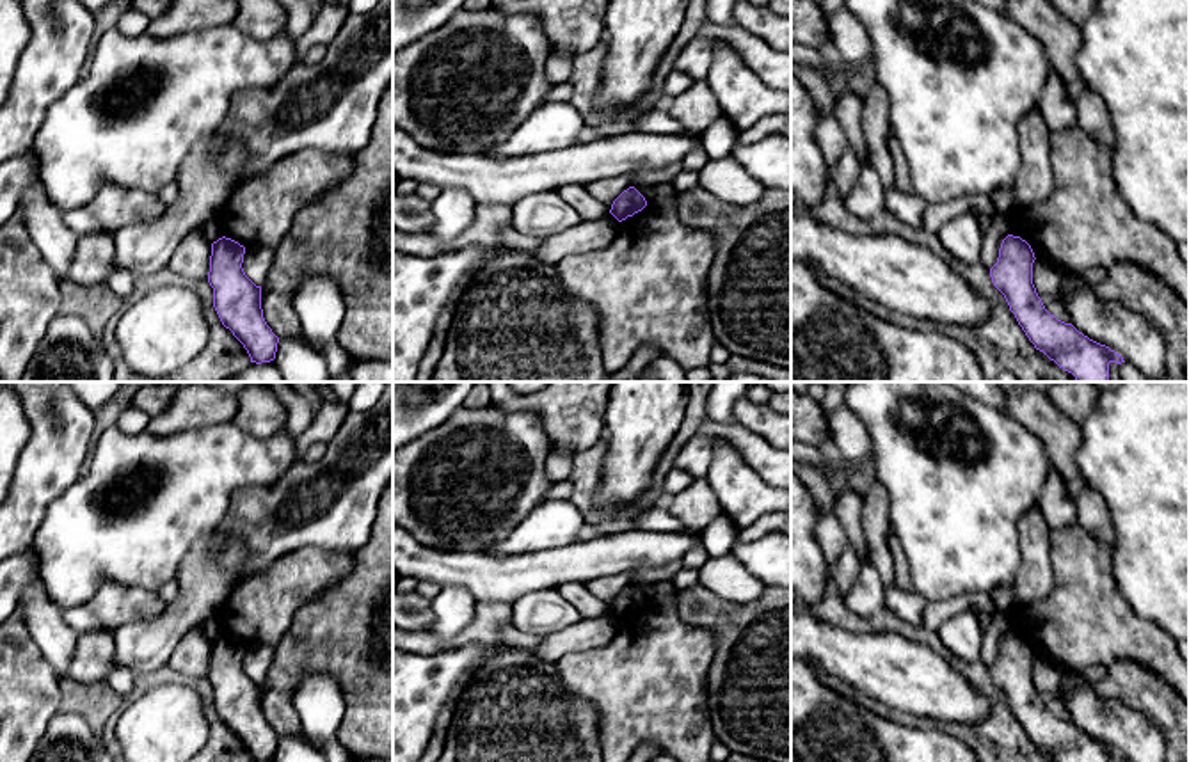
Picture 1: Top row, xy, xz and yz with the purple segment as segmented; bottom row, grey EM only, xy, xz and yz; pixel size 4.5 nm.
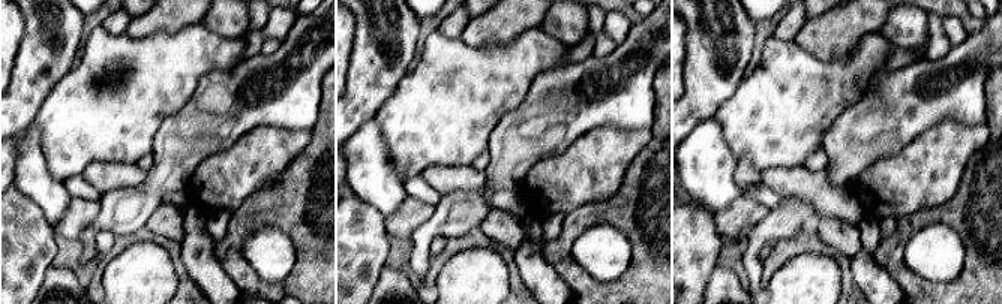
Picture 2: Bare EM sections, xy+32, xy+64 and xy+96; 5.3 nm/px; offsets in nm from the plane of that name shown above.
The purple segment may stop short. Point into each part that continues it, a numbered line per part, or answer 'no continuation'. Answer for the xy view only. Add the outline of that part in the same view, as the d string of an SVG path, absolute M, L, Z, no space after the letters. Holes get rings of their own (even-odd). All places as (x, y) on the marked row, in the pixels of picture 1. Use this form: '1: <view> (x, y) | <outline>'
no continuation

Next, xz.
no continuation

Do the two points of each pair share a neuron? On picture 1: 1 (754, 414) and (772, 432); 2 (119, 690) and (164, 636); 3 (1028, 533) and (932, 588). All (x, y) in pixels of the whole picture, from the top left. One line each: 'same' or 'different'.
1: same
2: different
3: different

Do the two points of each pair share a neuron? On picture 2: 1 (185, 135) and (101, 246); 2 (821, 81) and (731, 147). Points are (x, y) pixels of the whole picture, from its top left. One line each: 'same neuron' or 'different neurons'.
1: different neurons
2: same neuron

